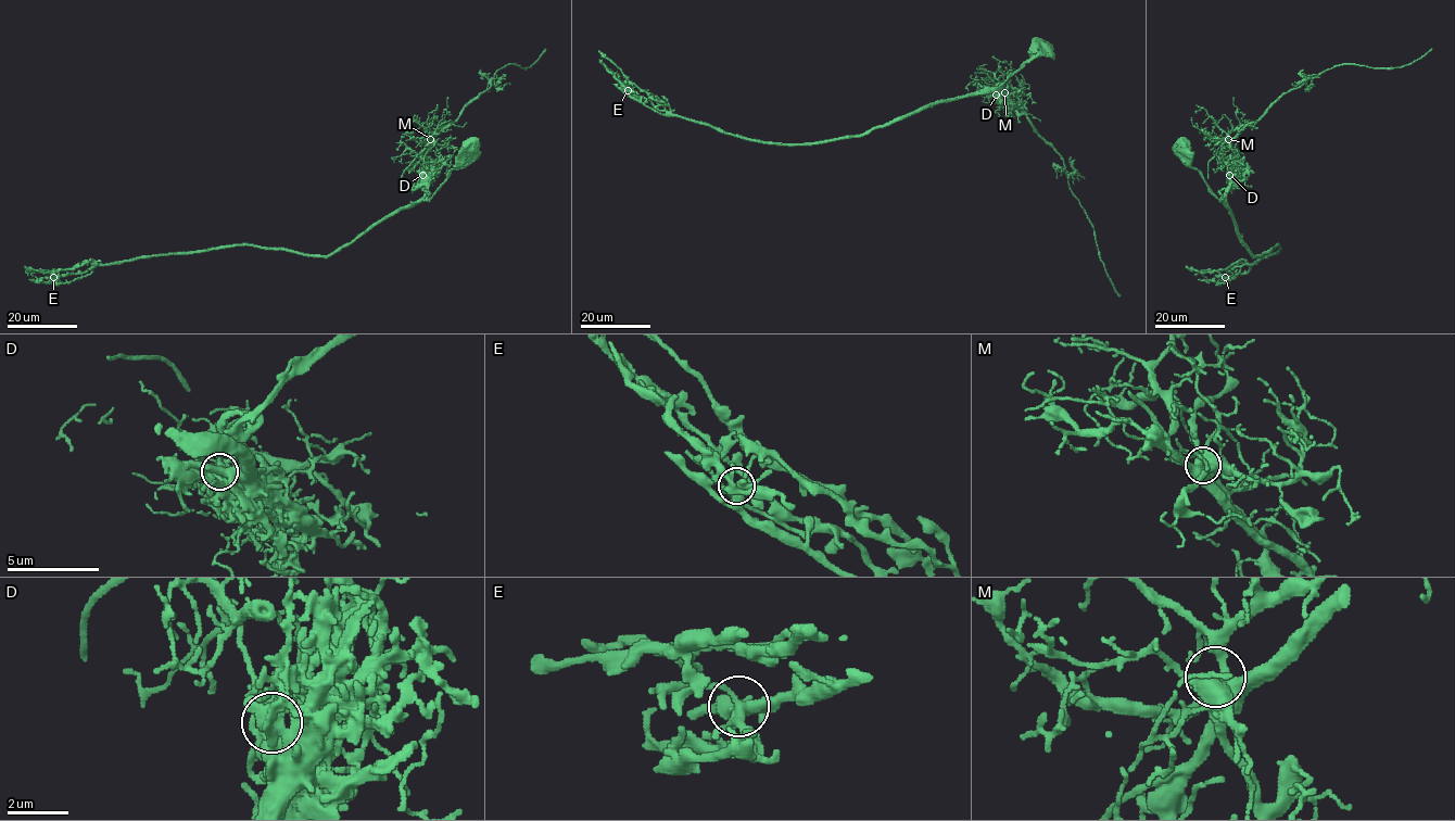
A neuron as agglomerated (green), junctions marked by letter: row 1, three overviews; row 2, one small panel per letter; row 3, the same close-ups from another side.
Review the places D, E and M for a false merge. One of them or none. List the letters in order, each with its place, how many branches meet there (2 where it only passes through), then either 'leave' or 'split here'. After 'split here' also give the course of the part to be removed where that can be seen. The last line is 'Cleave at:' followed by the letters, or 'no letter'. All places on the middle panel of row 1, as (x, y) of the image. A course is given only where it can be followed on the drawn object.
D: at (996, 95); 7 branches meet; split here; foreign part runs (997, 95), (992, 90), (996, 88), (1026, 116), (1063, 161), (1070, 187), (1092, 227), (1099, 259), (1120, 297)
E: at (628, 90); 4 branches meet; leave
M: at (1004, 92); 5 branches meet; leave
Cleave at: D

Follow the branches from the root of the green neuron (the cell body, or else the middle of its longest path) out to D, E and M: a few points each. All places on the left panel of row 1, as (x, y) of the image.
D: (468, 147), (465, 146), (457, 158), (459, 167), (448, 173), (445, 181), (428, 199), (422, 175)
E: (468, 147), (457, 158), (459, 167), (430, 199), (400, 207), (327, 255), (235, 244), (93, 265), (53, 277)
M: (468, 147), (457, 158), (459, 167), (428, 199), (418, 162), (430, 139)

